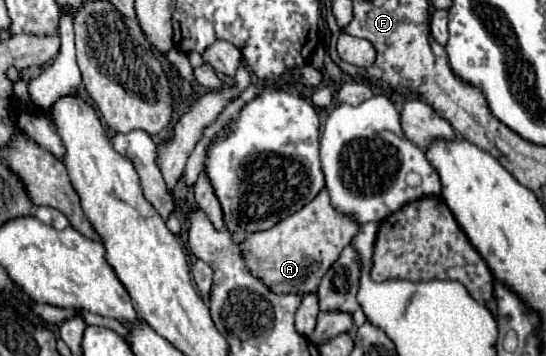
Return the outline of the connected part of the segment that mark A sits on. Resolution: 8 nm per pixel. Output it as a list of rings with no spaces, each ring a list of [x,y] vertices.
[[[321,190],[309,204],[293,216],[281,220],[281,224],[269,228],[269,232],[255,232],[253,236],[247,236],[239,242],[239,250],[249,274],[259,278],[271,292],[293,292],[305,296],[317,292],[317,284],[357,234],[357,228],[359,224],[347,216],[341,216],[341,212],[331,206],[329,194]]]

